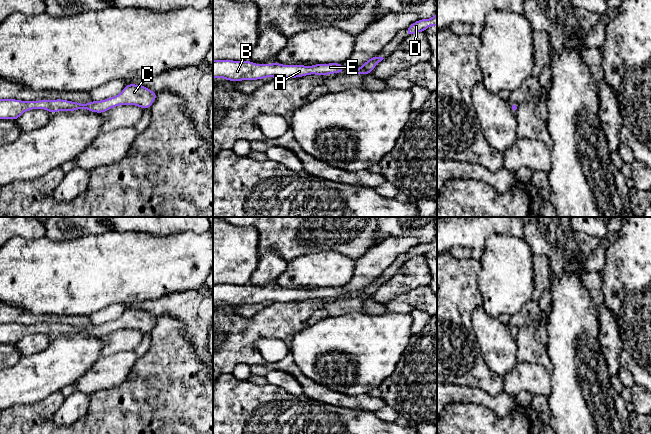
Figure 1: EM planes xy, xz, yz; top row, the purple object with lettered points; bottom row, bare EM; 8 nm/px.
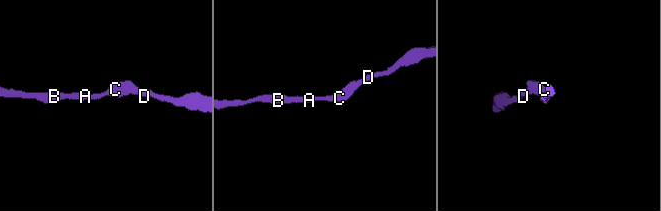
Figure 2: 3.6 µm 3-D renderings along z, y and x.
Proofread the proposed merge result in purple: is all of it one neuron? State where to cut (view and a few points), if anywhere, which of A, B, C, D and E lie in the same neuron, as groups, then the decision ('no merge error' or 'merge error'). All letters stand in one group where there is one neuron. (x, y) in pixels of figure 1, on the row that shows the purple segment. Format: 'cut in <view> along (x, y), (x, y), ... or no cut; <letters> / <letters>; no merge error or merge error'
no cut; A B C D E; no merge error

